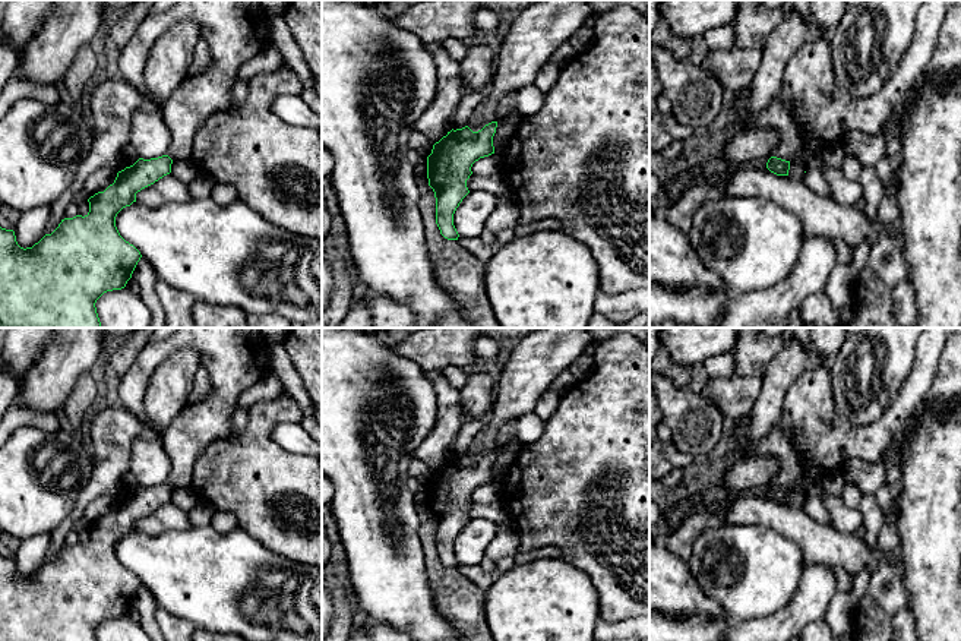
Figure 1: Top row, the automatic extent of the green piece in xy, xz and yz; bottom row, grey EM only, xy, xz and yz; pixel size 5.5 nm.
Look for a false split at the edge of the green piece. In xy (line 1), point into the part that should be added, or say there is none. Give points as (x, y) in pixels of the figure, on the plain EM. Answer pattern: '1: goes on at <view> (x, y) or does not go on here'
1: does not go on here

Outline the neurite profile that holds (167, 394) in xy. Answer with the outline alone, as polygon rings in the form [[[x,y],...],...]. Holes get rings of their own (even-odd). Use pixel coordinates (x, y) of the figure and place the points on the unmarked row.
[[[178,348],[154,372],[143,401],[151,427],[146,435],[161,439],[173,420],[189,404],[189,394],[199,369],[199,351]]]

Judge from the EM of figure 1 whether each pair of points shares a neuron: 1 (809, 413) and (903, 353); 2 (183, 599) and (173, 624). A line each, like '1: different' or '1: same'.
1: different
2: different

